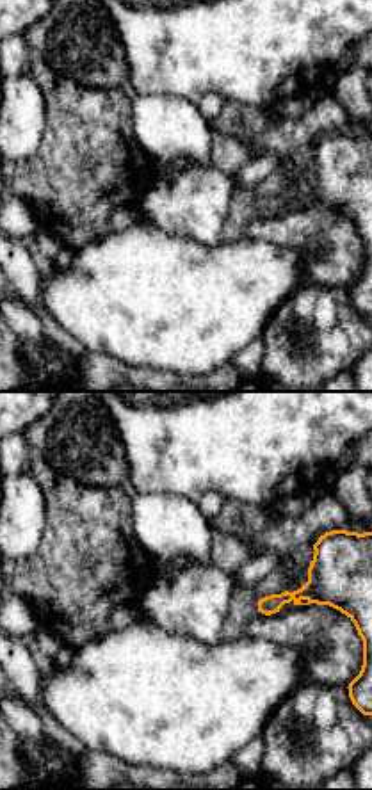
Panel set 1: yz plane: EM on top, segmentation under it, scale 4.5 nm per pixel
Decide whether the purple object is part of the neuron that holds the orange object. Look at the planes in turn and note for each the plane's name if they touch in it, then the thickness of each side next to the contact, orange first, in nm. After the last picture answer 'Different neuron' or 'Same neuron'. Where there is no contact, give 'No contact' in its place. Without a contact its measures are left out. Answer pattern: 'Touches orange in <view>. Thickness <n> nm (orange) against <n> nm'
No contact

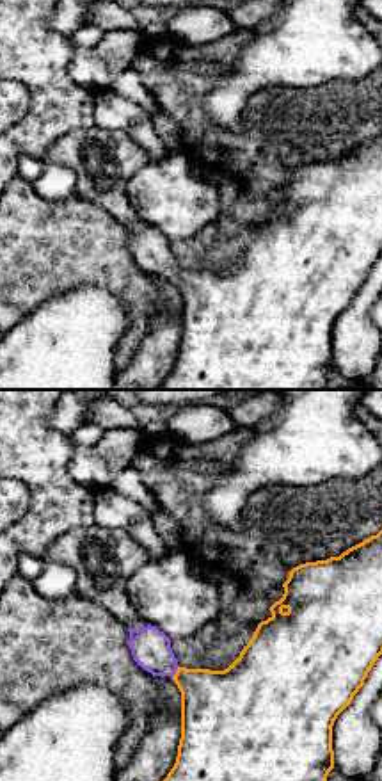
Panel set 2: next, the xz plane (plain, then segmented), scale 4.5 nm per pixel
Touches orange in xz. Thickness 340 nm (orange) against 180 nm

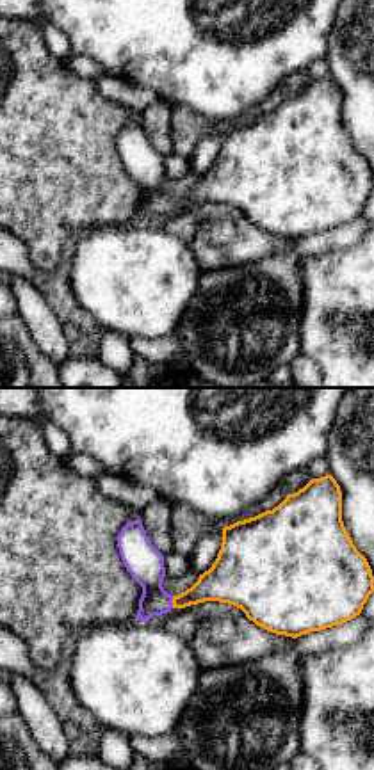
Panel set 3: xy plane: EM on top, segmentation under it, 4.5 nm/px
Touches orange in xy. Thickness 190 nm (orange) against 170 nm

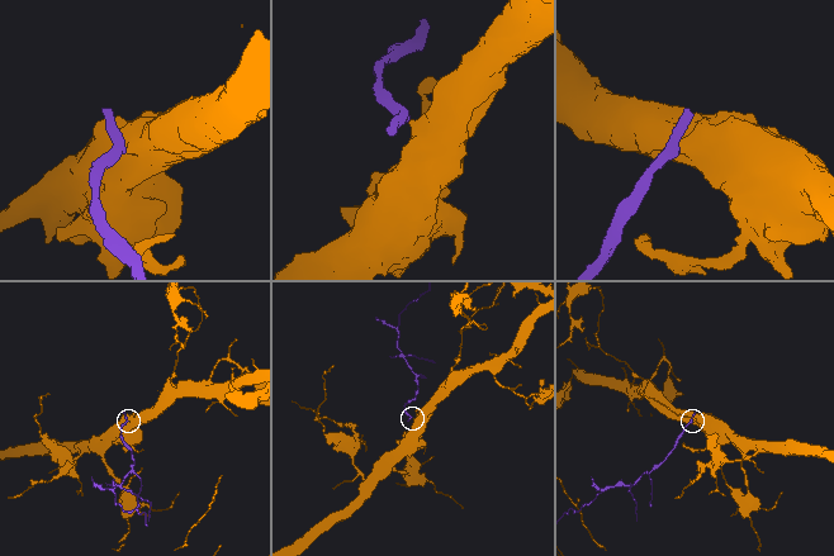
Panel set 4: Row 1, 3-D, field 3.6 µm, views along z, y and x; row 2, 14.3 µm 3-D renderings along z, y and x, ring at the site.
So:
Same neuron

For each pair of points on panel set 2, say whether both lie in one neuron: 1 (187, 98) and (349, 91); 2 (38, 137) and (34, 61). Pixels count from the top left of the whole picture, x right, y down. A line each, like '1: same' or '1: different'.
1: same
2: same

